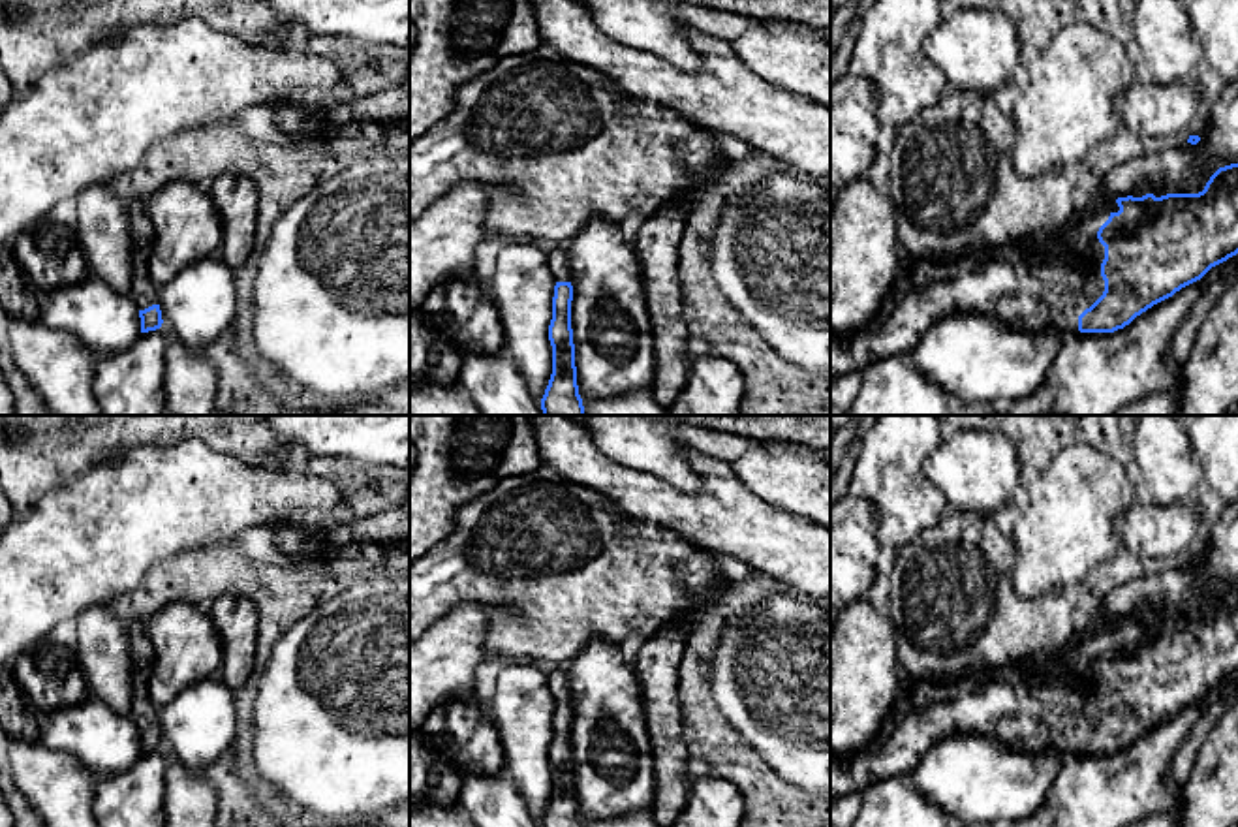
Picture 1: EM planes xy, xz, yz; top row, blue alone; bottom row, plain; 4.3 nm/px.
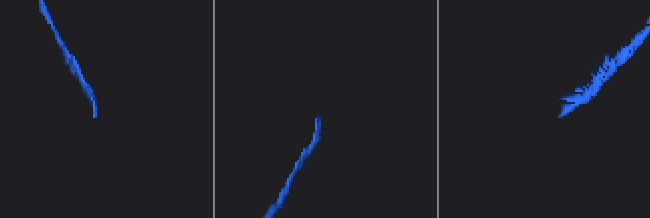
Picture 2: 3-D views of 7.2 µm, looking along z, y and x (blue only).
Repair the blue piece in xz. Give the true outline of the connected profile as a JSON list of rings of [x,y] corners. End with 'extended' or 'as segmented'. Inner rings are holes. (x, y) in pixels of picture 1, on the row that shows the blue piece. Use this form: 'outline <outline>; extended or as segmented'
outline [[[549,246],[549,267],[556,280],[549,340],[552,374],[541,398],[543,415],[586,415],[577,385],[575,344],[571,329],[571,271],[567,252]]]; extended

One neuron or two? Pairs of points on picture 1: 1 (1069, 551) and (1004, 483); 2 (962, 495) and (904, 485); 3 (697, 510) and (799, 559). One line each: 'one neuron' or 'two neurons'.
1: two neurons
2: two neurons
3: one neuron

